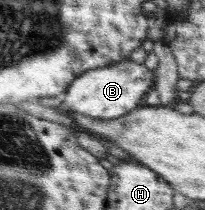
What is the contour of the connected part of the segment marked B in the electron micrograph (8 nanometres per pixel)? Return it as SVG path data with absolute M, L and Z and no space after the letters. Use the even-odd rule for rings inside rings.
M132 60L112 63L112 65L106 65L106 67L98 67L98 69L86 71L86 73L82 73L82 75L79 75L74 79L74 81L66 88L64 95L61 96L63 102L60 107L62 107L62 109L65 108L66 111L71 110L72 112L95 119L117 119L117 117L127 115L141 106L142 98L153 87L154 77L154 71L146 68L142 63Z

